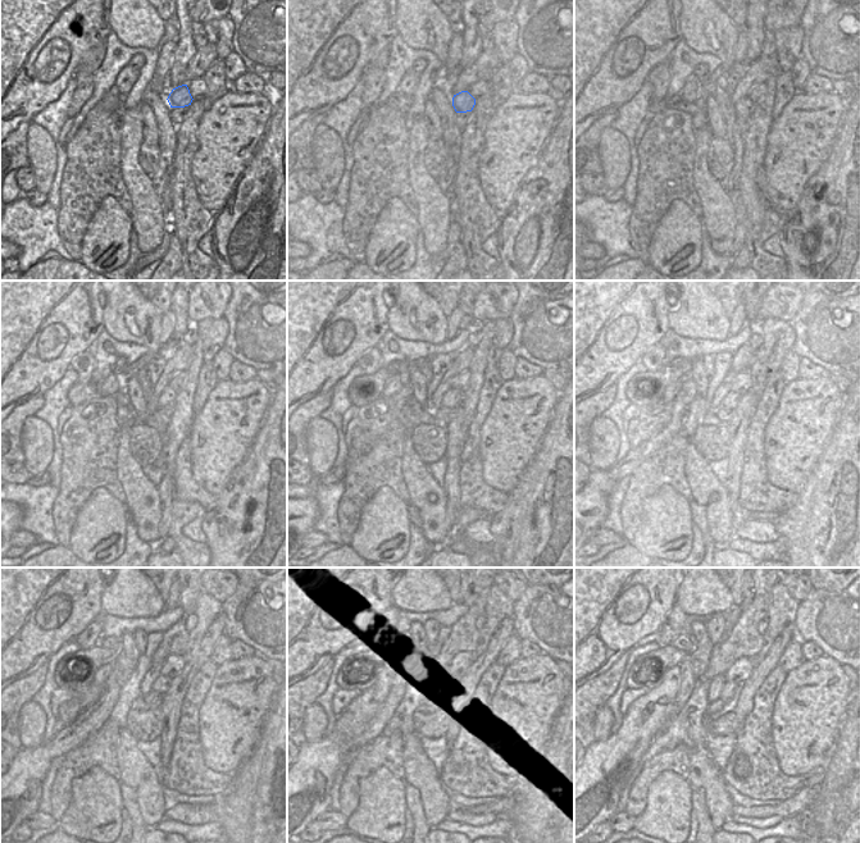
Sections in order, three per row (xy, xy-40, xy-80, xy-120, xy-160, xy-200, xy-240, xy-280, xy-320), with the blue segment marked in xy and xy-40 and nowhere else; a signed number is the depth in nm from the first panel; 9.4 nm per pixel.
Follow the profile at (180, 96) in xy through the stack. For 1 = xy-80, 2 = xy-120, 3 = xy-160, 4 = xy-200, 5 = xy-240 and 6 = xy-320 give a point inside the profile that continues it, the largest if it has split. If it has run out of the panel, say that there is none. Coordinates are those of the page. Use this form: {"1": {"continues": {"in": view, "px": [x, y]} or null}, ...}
{"1": {"continues": {"in": "xy-80", "px": [744, 108]}}, "2": {"continues": {"in": "xy-120", "px": [167, 397]}}, "3": {"continues": {"in": "xy-160", "px": [453, 397]}}, "4": {"continues": {"in": "xy-200", "px": [732, 400]}}, "5": {"continues": {"in": "xy-240", "px": [160, 684]}}, "6": {"continues": {"in": "xy-320", "px": [728, 688]}}}

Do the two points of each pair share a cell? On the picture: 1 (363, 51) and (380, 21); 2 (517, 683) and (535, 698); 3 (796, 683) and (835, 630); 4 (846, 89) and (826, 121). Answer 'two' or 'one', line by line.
1: one
2: one
3: two
4: two

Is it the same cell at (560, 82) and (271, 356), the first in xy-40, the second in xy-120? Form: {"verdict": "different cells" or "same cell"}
{"verdict": "different cells"}

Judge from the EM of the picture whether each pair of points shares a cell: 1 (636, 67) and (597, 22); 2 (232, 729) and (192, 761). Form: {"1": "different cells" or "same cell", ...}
{"1": "same cell", "2": "different cells"}

